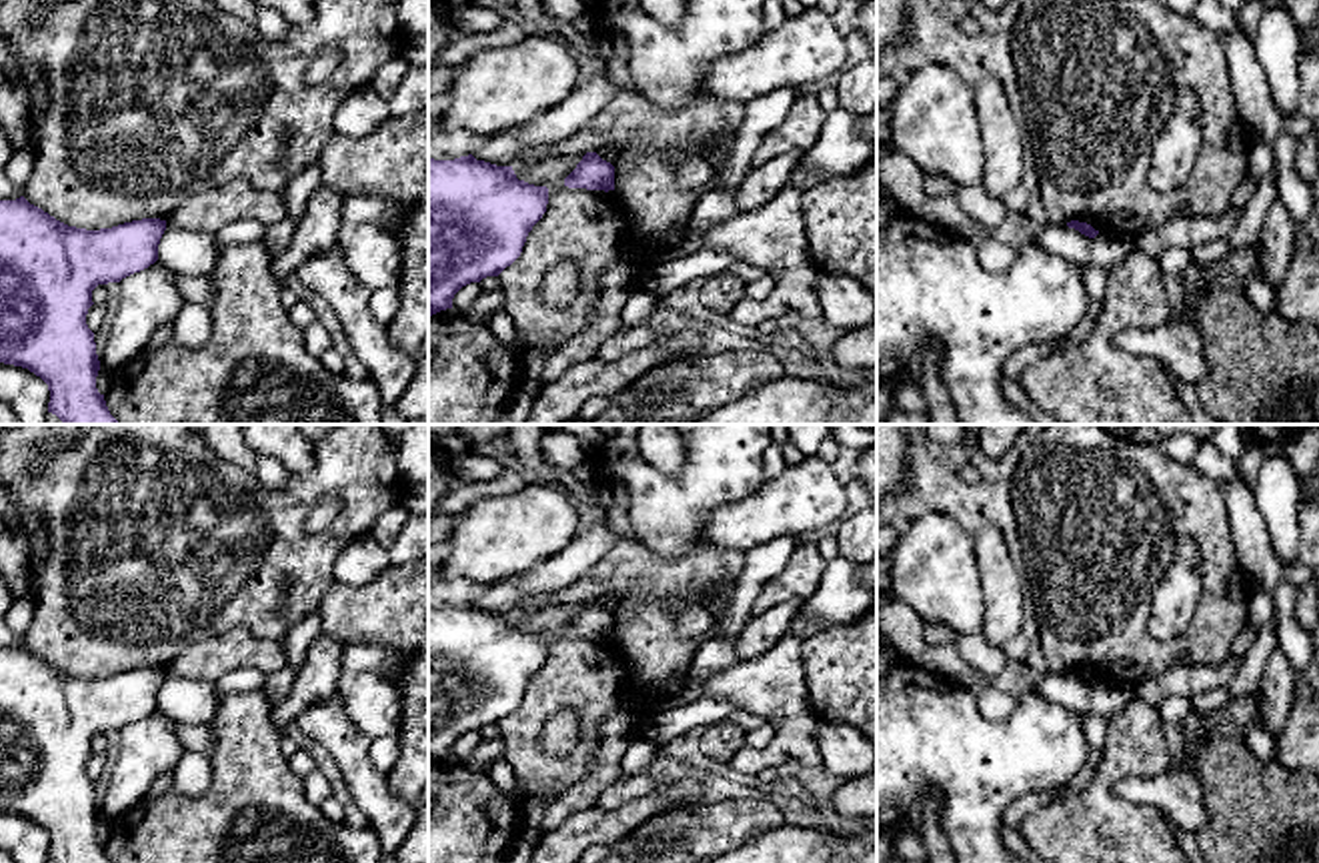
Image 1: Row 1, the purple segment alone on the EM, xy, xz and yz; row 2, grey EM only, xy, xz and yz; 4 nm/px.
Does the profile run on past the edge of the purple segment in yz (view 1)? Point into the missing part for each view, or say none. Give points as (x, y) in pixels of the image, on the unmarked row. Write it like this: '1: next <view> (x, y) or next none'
1: next none

